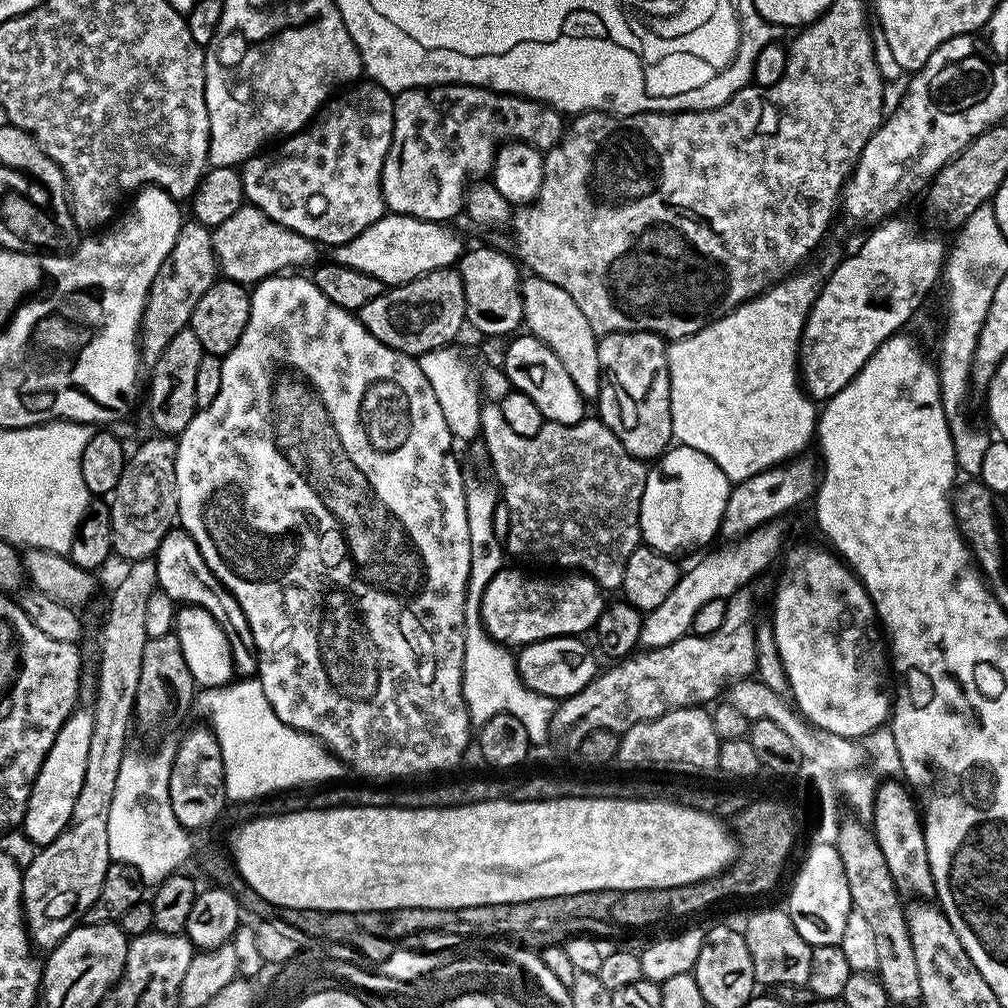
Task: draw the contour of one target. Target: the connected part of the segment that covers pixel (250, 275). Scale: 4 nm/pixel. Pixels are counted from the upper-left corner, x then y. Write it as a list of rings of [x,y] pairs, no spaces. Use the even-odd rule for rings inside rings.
[[[251,206],[234,210],[232,217],[213,228],[212,241],[223,279],[245,286],[255,286],[268,276],[284,274],[289,270],[304,270],[308,263],[311,265],[317,259],[316,241],[307,240],[302,234],[266,218],[262,210]]]

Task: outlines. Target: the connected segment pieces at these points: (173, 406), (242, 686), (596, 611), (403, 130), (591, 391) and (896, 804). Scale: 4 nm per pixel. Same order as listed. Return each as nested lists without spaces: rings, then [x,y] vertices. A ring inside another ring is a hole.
[[[191,326],[184,328],[162,350],[162,358],[151,365],[152,385],[147,385],[146,400],[148,396],[148,412],[152,415],[152,424],[155,431],[160,434],[179,434],[190,426],[198,411],[194,402],[194,382],[198,375],[198,366],[205,355],[202,342],[198,342],[198,334],[194,334]]]
[[[240,678],[223,684],[221,688],[197,691],[194,708],[196,712],[205,712],[208,715],[207,723],[216,736],[224,767],[224,794],[229,801],[256,800],[259,796],[268,796],[271,792],[282,791],[283,788],[296,788],[299,784],[312,784],[315,780],[336,782],[340,780],[339,776],[346,772],[340,759],[332,755],[320,741],[310,734],[286,726],[286,722],[282,722],[282,718],[274,714],[274,706],[270,706],[259,679]]]
[[[505,566],[486,586],[480,603],[480,622],[486,635],[496,643],[505,646],[523,646],[538,643],[552,637],[579,637],[582,632],[595,629],[602,610],[606,607],[605,593],[587,574],[562,574],[566,576],[531,576],[528,572],[519,572],[516,568]]]
[[[433,84],[430,88],[407,88],[394,100],[392,141],[380,175],[384,207],[389,213],[398,216],[452,222],[448,220],[464,212],[470,181],[487,177],[491,173],[496,151],[501,144],[520,140],[524,144],[547,150],[562,139],[565,131],[565,117],[540,100],[512,96],[508,92],[494,92],[490,88],[479,88],[473,84]]]
[[[525,275],[520,282],[520,293],[524,299],[524,324],[527,331],[554,350],[566,374],[570,374],[574,386],[578,386],[578,394],[582,394],[585,401],[595,401],[600,394],[598,337],[594,330],[590,330],[586,314],[578,310],[574,298],[570,298],[562,286],[554,286],[554,282],[546,282],[546,278],[541,276]]]
[[[888,778],[879,785],[870,822],[899,891],[904,894],[909,892],[912,896],[931,897],[934,892],[934,878],[930,874],[930,858],[926,854],[922,812],[913,793],[899,779]]]

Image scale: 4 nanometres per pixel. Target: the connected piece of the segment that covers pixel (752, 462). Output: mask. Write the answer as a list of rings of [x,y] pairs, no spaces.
[[[804,271],[773,284],[767,292],[738,305],[721,320],[668,344],[670,418],[675,443],[706,454],[732,482],[754,478],[767,468],[799,457],[816,436],[818,404],[802,387],[800,339],[822,280]]]

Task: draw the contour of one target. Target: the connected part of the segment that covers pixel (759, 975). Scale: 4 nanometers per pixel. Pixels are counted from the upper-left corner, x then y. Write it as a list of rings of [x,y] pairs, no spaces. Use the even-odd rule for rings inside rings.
[[[783,907],[764,908],[761,912],[754,913],[745,924],[742,924],[742,931],[746,938],[746,946],[750,950],[750,958],[754,962],[757,985],[807,985],[813,945],[804,941],[798,930],[794,930],[794,922],[790,922]]]

